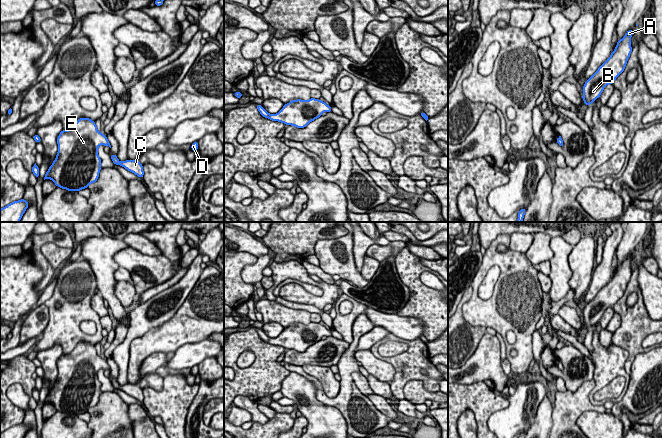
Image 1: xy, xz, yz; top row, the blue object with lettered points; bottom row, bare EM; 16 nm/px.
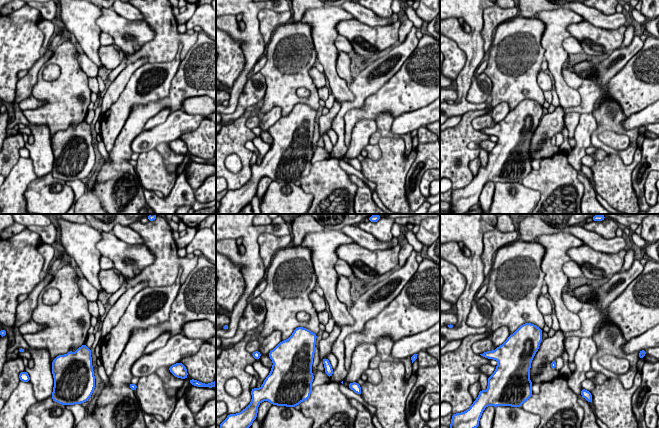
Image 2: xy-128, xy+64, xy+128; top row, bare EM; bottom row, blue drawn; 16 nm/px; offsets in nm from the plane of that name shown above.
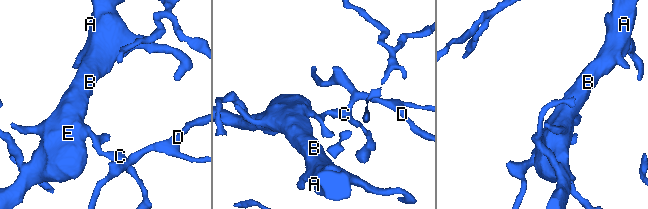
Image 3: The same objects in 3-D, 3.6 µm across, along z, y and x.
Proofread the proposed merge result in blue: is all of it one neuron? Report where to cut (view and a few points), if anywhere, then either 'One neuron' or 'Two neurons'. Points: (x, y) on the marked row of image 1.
No split. One neuron

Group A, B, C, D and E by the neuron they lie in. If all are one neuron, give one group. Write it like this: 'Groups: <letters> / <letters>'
Groups: A B C D E

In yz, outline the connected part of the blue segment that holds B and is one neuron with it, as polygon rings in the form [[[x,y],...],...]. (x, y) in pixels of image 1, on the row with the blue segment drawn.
[[[628,30],[625,36],[618,40],[610,57],[586,80],[582,87],[582,99],[585,105],[592,105],[592,102],[600,97],[605,86],[613,84],[616,78],[623,73],[632,52],[631,36],[633,34],[635,31]]]

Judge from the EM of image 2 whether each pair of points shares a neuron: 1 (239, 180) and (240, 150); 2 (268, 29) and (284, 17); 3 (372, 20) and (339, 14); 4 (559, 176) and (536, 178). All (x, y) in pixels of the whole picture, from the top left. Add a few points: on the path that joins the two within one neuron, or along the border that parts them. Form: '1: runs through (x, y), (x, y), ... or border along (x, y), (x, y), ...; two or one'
1: runs through (245, 173), (245, 157); one
2: runs through (272, 25), (280, 18); one
3: border along (344, 10), (355, 18); two
4: runs through (553, 178), (542, 178); one

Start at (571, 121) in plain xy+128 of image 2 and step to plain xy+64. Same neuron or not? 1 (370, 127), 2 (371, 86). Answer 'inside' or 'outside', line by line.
1: outside
2: outside

